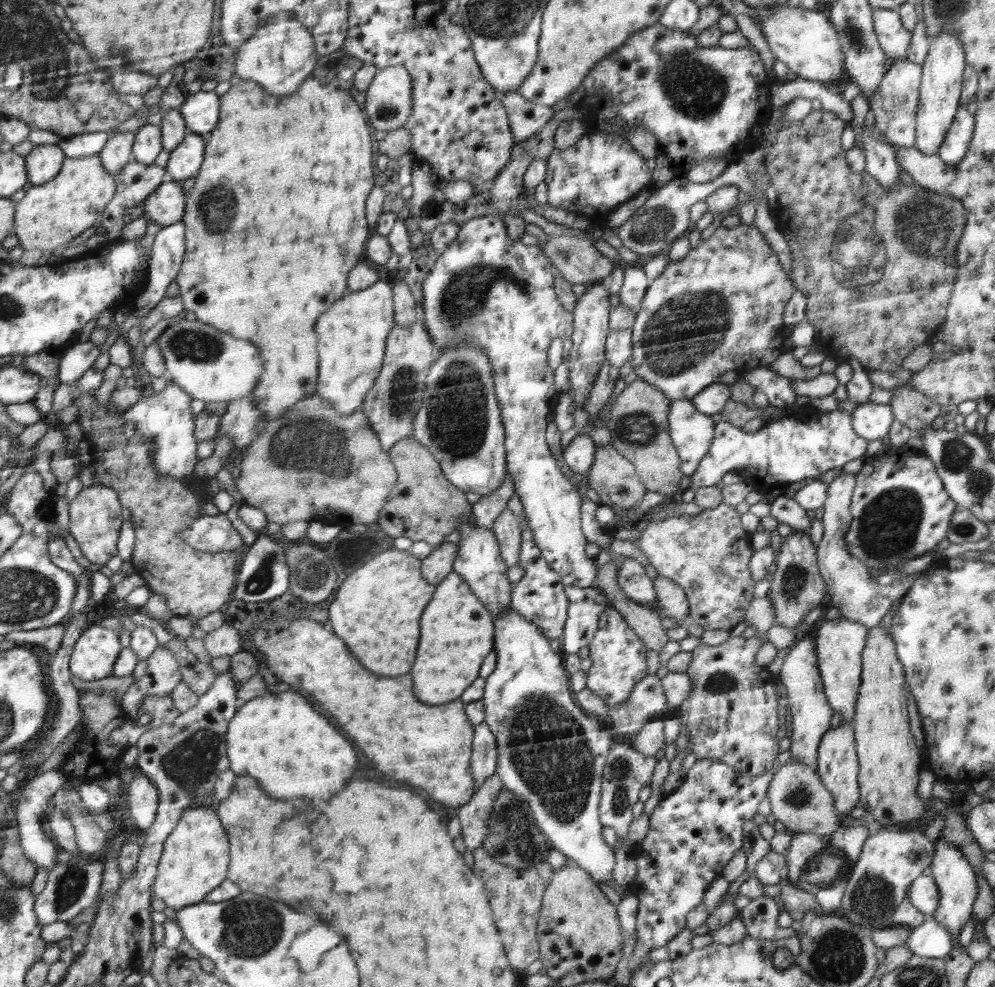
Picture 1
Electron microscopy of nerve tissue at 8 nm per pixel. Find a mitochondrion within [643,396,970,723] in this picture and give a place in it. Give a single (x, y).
(890, 525)

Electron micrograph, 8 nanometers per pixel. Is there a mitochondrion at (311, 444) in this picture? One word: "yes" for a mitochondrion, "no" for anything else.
yes

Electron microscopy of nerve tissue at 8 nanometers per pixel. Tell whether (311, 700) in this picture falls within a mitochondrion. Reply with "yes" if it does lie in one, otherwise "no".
no

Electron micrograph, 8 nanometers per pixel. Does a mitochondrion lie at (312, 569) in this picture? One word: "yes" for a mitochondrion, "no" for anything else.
yes

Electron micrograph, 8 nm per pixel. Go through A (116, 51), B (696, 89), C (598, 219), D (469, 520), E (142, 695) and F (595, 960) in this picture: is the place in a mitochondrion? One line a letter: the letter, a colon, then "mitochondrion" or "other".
A: mitochondrion
B: mitochondrion
C: other
D: other
E: other
F: other

